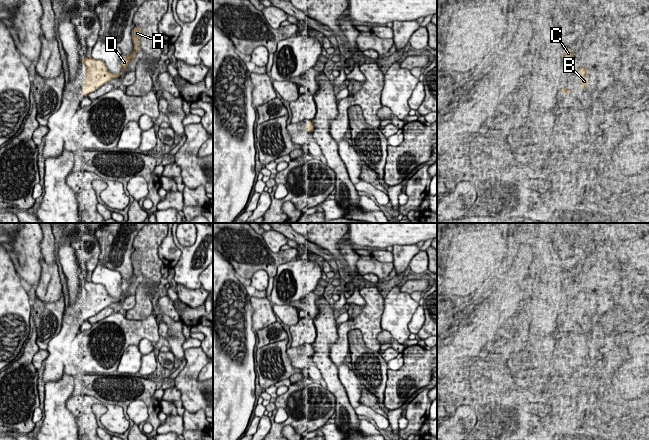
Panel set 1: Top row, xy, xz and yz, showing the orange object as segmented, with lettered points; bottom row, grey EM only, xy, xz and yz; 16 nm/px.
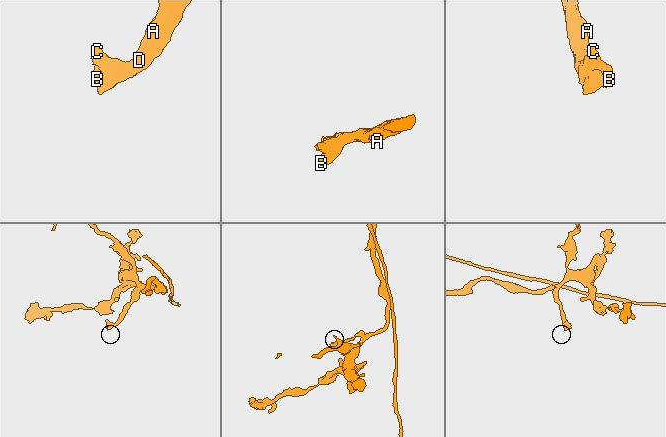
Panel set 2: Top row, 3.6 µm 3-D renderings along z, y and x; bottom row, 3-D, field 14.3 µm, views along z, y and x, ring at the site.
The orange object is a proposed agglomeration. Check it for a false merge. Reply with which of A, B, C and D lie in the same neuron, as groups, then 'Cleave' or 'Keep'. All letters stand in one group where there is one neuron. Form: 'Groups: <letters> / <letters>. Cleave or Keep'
Groups: A B C D. Keep

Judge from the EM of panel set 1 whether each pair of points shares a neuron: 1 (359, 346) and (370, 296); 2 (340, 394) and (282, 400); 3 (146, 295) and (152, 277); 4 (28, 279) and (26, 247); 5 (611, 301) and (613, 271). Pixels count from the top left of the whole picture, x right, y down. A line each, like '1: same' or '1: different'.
1: different
2: different
3: different
4: same
5: same

